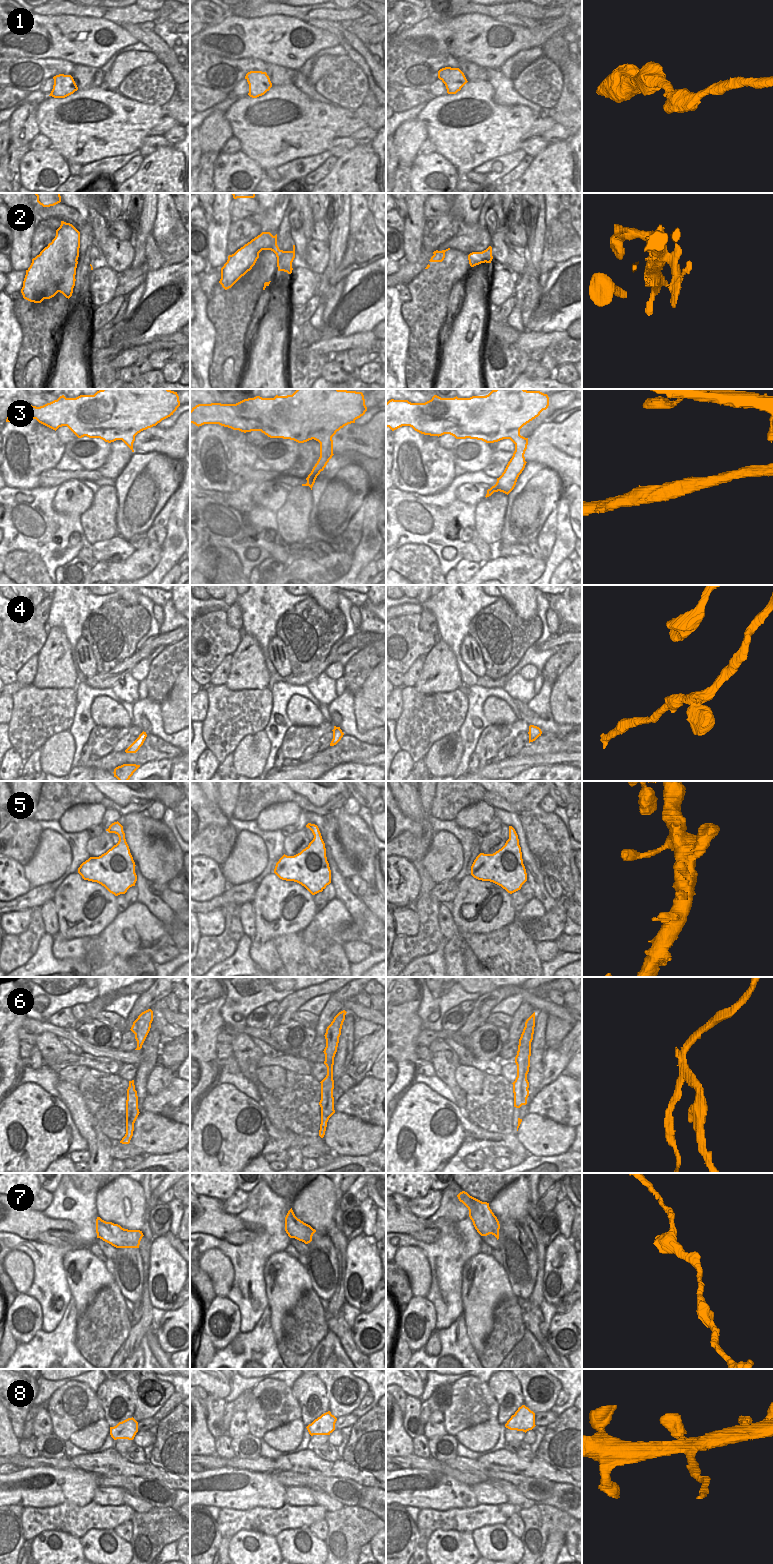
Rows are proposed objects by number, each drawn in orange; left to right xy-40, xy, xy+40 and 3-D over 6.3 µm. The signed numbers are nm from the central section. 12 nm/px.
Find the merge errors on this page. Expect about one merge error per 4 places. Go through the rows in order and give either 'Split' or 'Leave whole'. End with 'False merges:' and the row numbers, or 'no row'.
1: Leave whole
2: Leave whole
3: Leave whole
4: Leave whole
5: Leave whole
6: Split
7: Leave whole
8: Split
False merges: 6, 8.

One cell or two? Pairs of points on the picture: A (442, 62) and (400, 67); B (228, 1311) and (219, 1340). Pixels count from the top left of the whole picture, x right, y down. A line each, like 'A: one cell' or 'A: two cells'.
A: one cell
B: one cell

